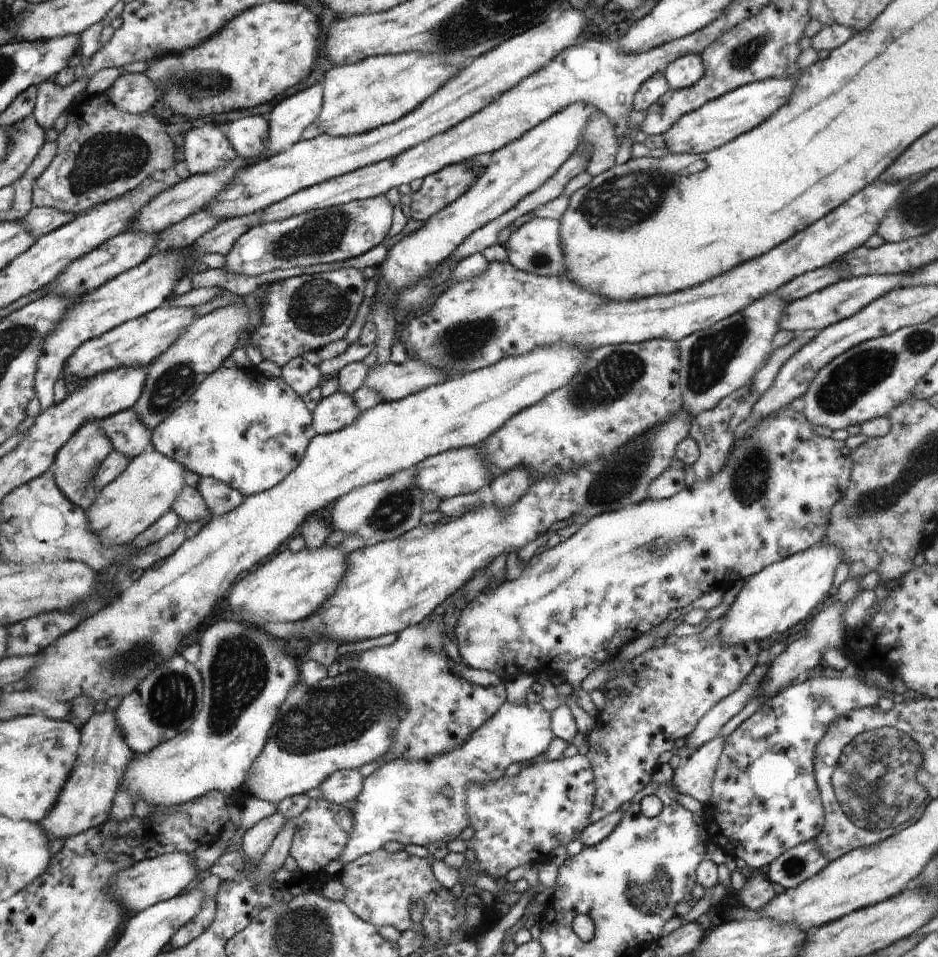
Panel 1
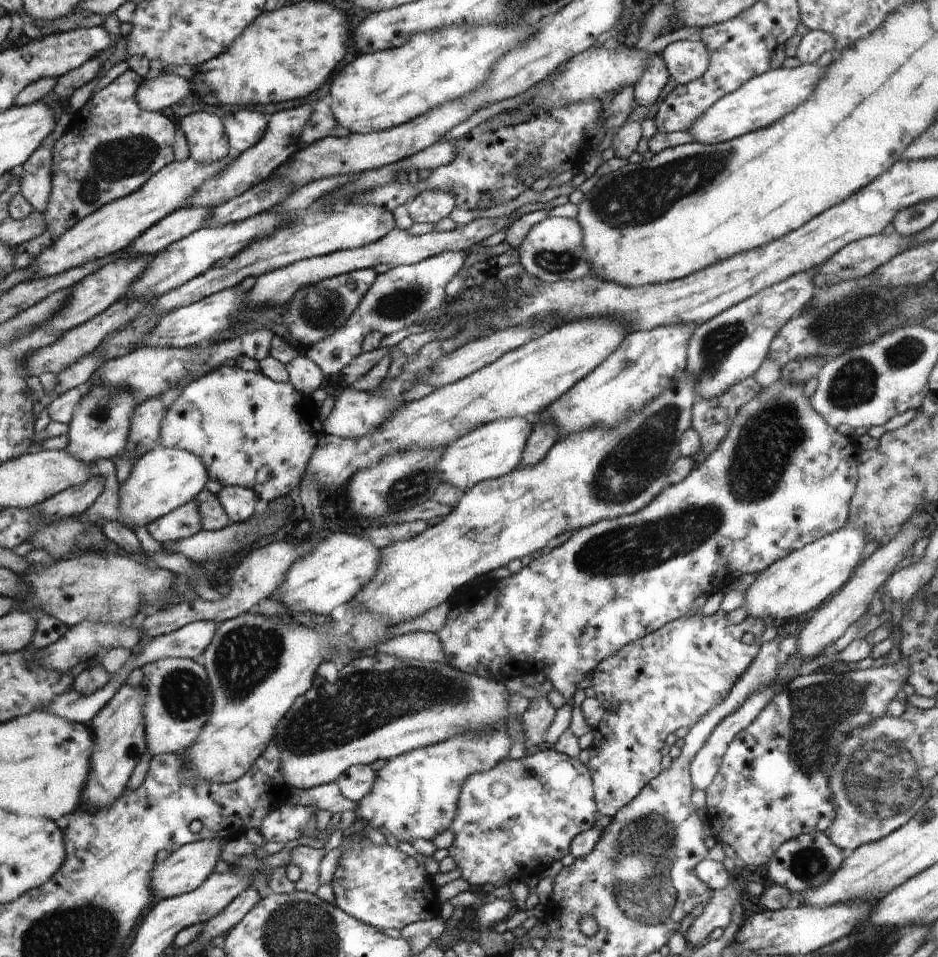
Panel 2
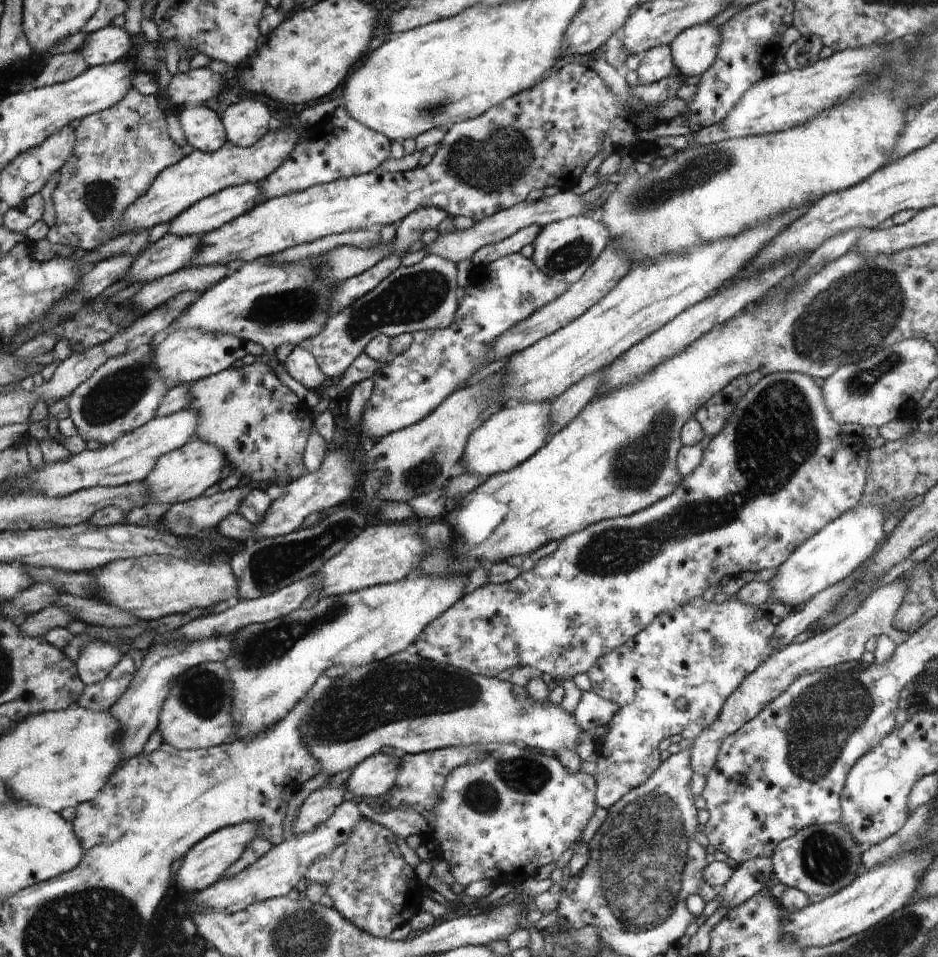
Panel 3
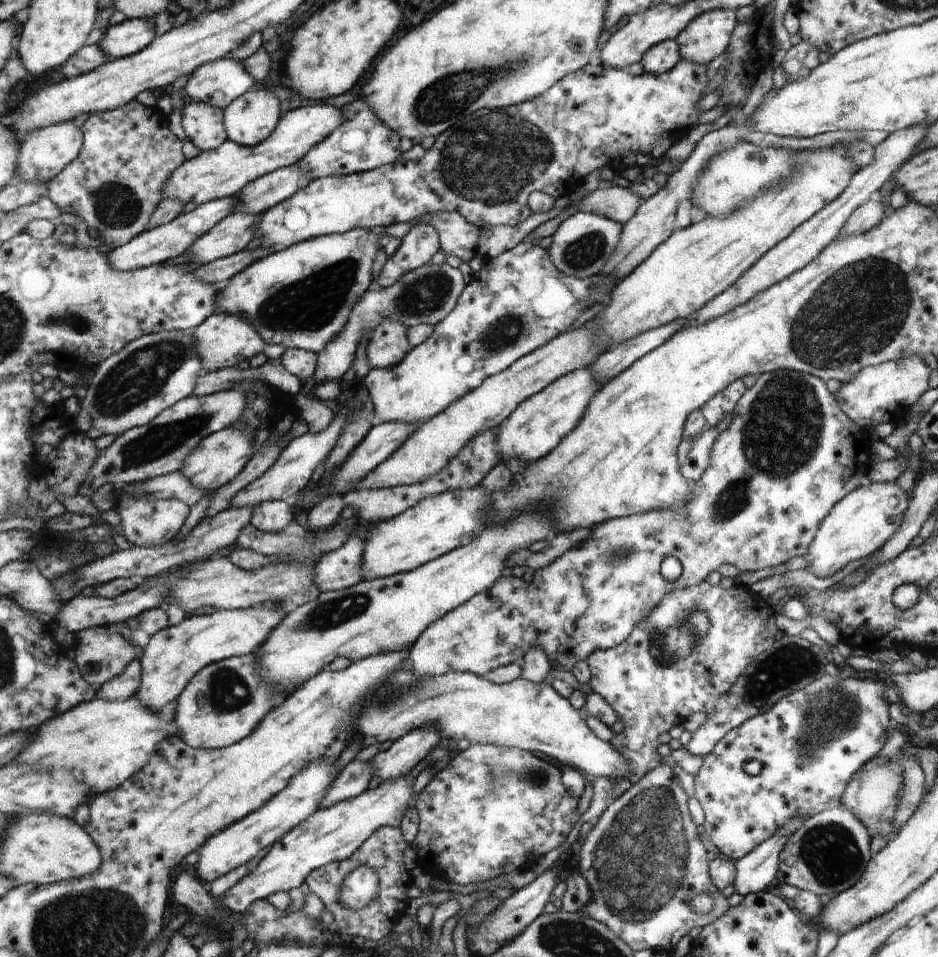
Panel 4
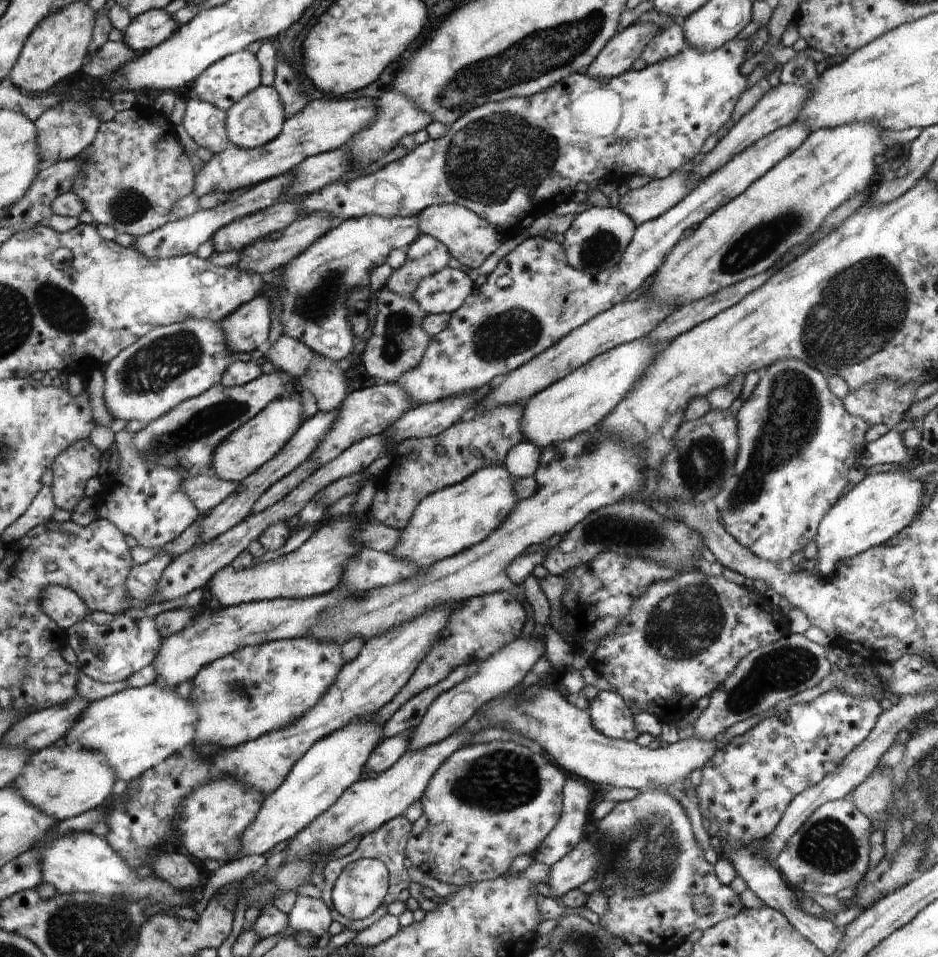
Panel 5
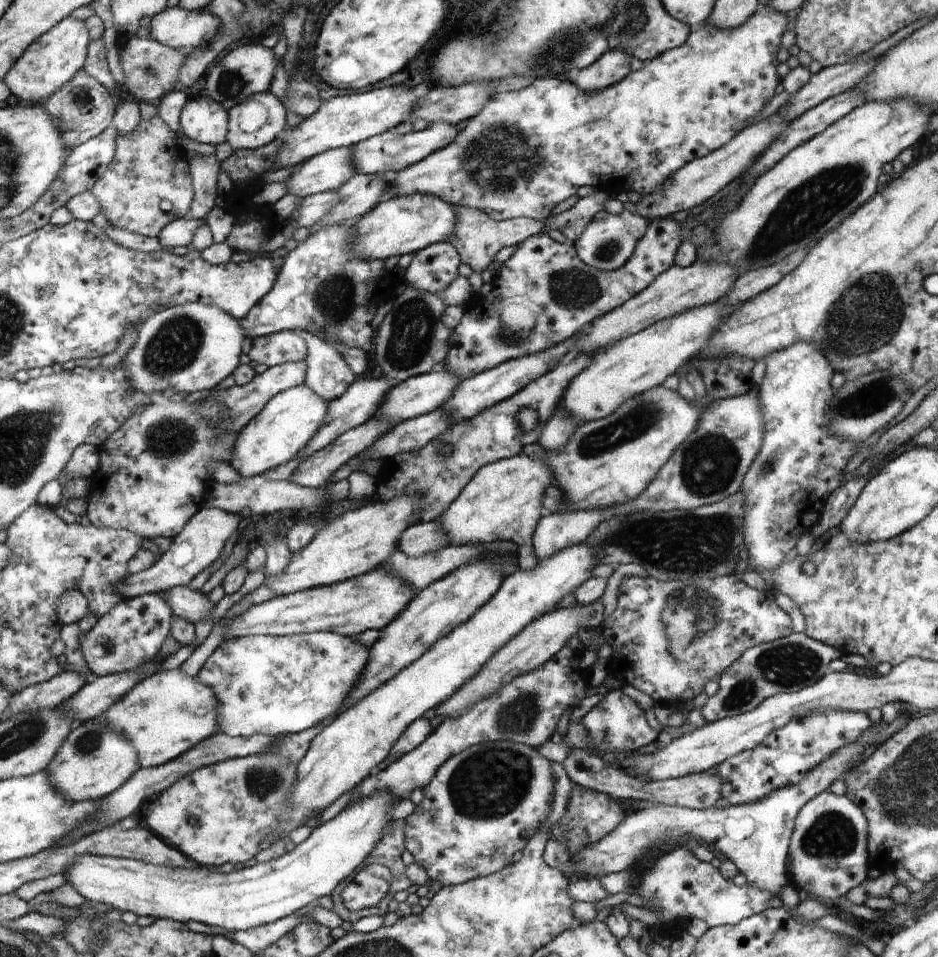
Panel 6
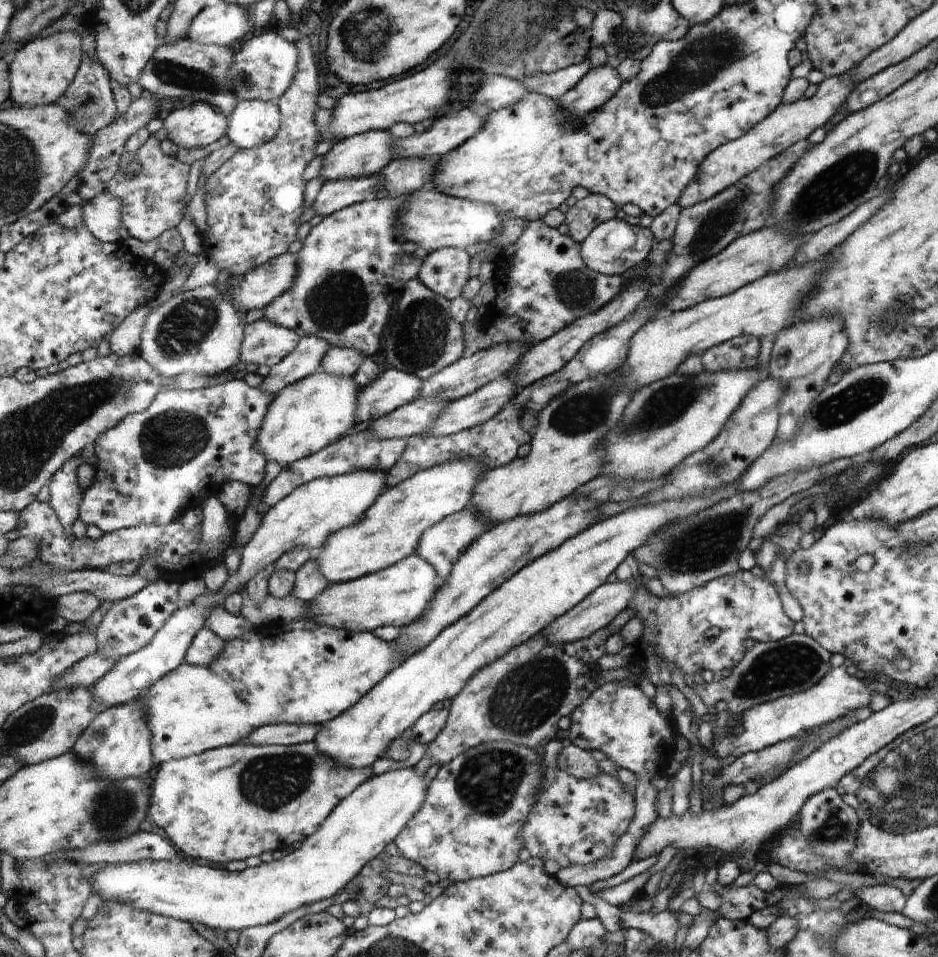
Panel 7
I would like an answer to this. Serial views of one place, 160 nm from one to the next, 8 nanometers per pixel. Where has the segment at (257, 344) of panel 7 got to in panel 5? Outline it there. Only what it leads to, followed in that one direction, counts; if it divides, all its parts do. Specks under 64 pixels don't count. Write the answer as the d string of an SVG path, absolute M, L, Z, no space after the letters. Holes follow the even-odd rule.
M281 335L269 347L260 353L266 353L267 361L274 365L276 370L290 374L295 380L305 375L310 364L313 364L313 350L292 336Z

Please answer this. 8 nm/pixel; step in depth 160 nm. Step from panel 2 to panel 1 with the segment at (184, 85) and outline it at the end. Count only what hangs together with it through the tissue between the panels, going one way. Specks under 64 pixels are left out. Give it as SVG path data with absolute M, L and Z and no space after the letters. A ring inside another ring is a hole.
M125 73L108 88L117 109L130 114L146 113L156 102L156 89L144 73Z

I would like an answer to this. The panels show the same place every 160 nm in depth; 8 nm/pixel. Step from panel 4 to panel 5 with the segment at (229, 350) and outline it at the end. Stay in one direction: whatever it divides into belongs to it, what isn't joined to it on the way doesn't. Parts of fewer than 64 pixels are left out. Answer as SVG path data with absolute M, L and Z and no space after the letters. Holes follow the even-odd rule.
M266 293L257 296L220 321L226 332L226 340L232 352L247 352L257 356L269 338L272 323L270 297Z

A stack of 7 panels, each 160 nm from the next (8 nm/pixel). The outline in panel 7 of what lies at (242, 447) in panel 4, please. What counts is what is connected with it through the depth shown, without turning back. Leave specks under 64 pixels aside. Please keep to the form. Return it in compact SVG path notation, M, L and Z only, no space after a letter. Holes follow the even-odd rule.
M321 371L291 384L274 396L257 434L257 447L267 461L273 460L281 466L296 463L321 451L356 425L358 389L353 378Z

